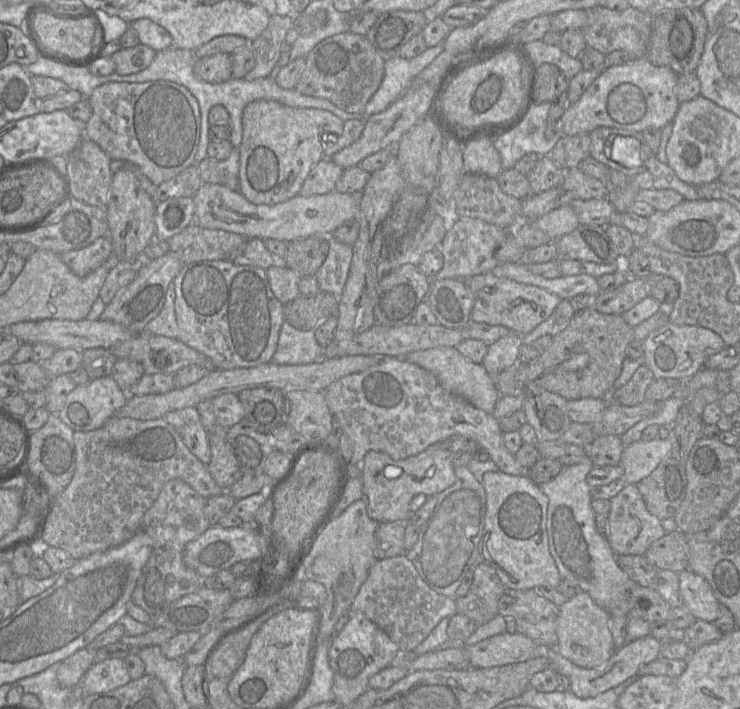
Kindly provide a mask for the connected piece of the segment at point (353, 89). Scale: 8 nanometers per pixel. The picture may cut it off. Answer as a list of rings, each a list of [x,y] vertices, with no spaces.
[[[350,31],[324,39],[305,59],[305,68],[294,89],[303,95],[326,99],[350,113],[363,113],[384,76],[385,60],[365,36]]]

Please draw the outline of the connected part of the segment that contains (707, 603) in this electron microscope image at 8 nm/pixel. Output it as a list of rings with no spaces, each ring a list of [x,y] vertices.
[[[690,569],[678,573],[682,606],[697,620],[713,622],[719,615],[720,603],[710,584]]]

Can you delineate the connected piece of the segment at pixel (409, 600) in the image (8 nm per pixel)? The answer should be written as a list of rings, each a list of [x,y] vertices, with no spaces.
[[[404,554],[376,560],[353,600],[350,611],[361,612],[398,645],[401,652],[413,652],[437,624],[457,613],[456,599],[440,595],[422,580]]]

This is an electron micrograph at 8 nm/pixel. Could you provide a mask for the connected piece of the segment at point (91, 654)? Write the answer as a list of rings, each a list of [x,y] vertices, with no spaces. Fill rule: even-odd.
[[[85,647],[64,659],[56,675],[59,684],[63,687],[81,684],[85,673],[95,663],[96,651]]]

